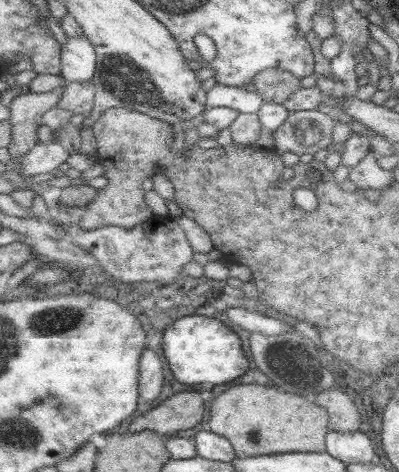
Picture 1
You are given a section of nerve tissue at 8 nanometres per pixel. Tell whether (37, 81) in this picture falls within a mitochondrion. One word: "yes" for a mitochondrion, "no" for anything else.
no

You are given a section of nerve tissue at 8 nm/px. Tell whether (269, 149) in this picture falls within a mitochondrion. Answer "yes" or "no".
no

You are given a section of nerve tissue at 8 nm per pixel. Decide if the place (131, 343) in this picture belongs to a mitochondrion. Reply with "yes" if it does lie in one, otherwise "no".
no

